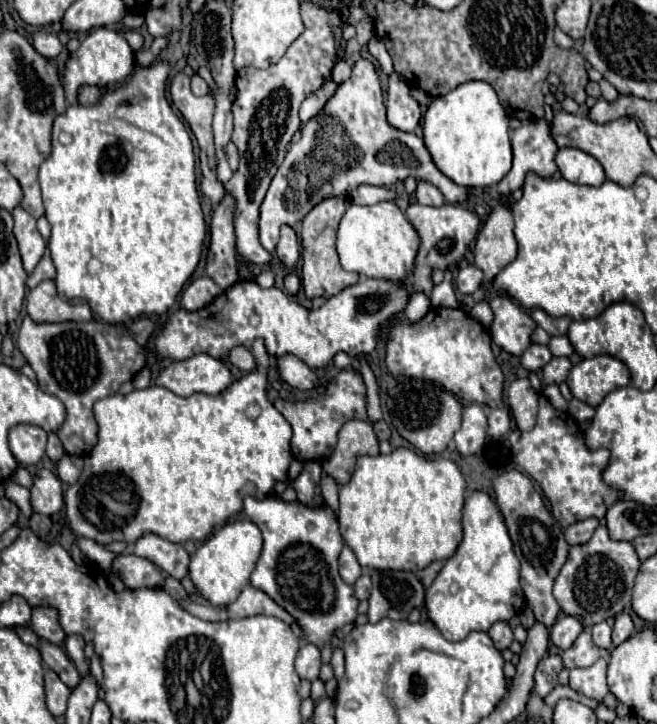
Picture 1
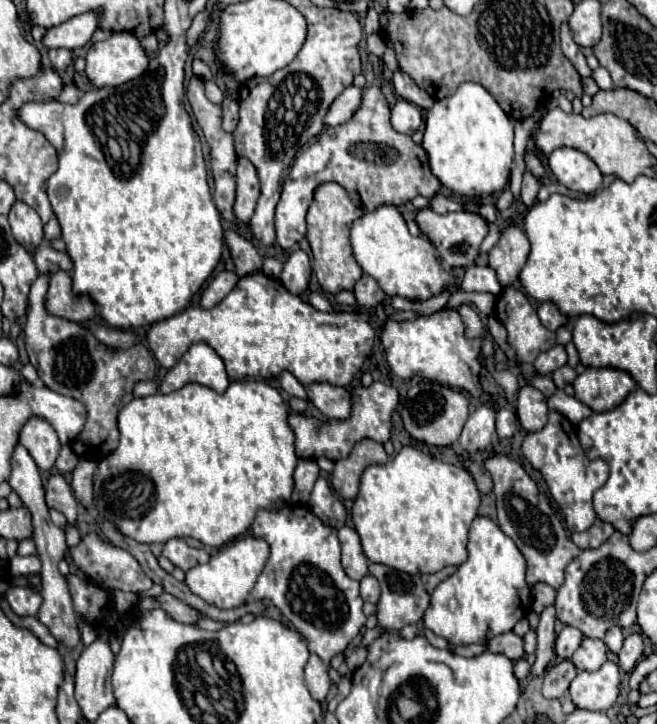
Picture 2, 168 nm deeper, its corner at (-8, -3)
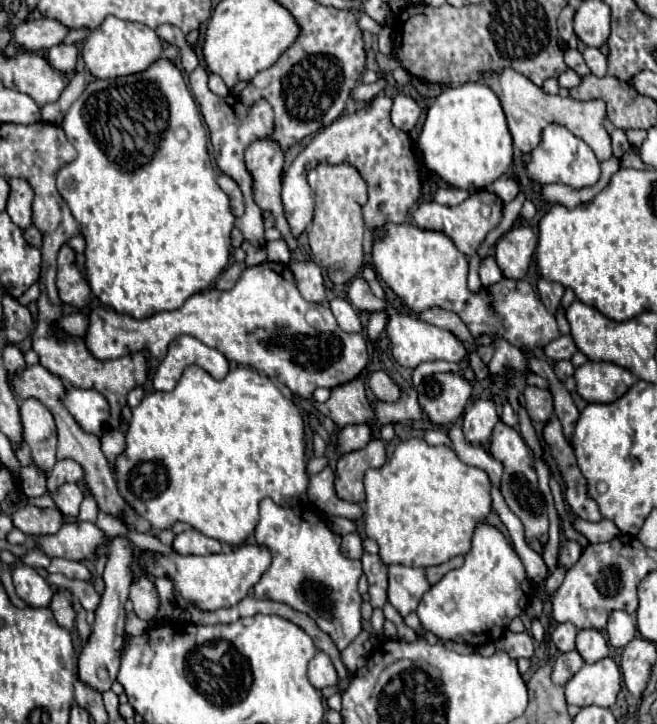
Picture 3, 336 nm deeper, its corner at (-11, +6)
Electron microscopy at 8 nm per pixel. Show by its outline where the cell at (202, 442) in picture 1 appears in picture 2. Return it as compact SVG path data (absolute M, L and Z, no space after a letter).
M263 380L231 382L223 394L219 394L203 384L193 382L193 384L185 384L181 390L175 390L171 394L157 392L147 398L133 398L127 406L121 408L117 420L119 420L121 440L119 440L119 446L99 462L99 472L93 478L93 500L95 500L95 510L103 518L109 518L111 522L115 522L123 534L131 536L137 542L153 544L153 542L167 542L171 538L191 536L191 538L197 538L205 546L221 548L223 544L227 544L247 532L247 528L255 520L257 510L261 510L261 508L279 510L279 508L285 508L291 500L293 472L297 466L297 454L295 454L295 446L293 446L295 438L293 438L293 430L287 422L287 406L285 406L281 394Z

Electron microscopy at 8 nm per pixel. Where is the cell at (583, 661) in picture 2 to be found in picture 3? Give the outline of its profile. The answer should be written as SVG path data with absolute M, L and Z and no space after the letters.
M584 629L576 637L576 649L586 663L594 663L608 655L608 641L596 629Z

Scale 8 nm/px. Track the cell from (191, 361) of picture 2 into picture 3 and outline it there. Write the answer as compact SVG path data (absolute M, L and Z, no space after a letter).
M180 335L176 341L170 343L168 355L164 357L154 375L154 389L172 391L182 371L190 365L200 365L214 379L224 379L230 367L228 359L218 349L204 345L192 335Z

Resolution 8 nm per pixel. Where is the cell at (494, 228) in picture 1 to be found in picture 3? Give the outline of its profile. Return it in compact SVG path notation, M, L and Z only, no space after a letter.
M518 225L502 235L494 249L494 259L508 279L522 279L536 249L536 235L530 227Z

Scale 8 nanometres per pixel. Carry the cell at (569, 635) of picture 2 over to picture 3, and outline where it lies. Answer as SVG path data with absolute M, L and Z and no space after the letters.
M560 623L552 633L552 641L562 653L566 653L566 651L572 651L576 647L576 635L578 635L576 625Z

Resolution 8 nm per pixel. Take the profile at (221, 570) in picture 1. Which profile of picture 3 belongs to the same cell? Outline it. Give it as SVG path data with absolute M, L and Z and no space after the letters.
M244 543L240 547L234 547L228 553L216 553L216 555L188 555L182 557L178 553L172 553L168 557L156 553L156 561L150 561L150 551L144 551L142 557L142 567L150 571L156 577L170 577L174 581L174 587L190 601L194 601L200 609L212 611L220 607L232 607L236 605L246 593L256 585L256 581L262 577L266 567L272 561L272 555L268 547L258 545L258 543Z

